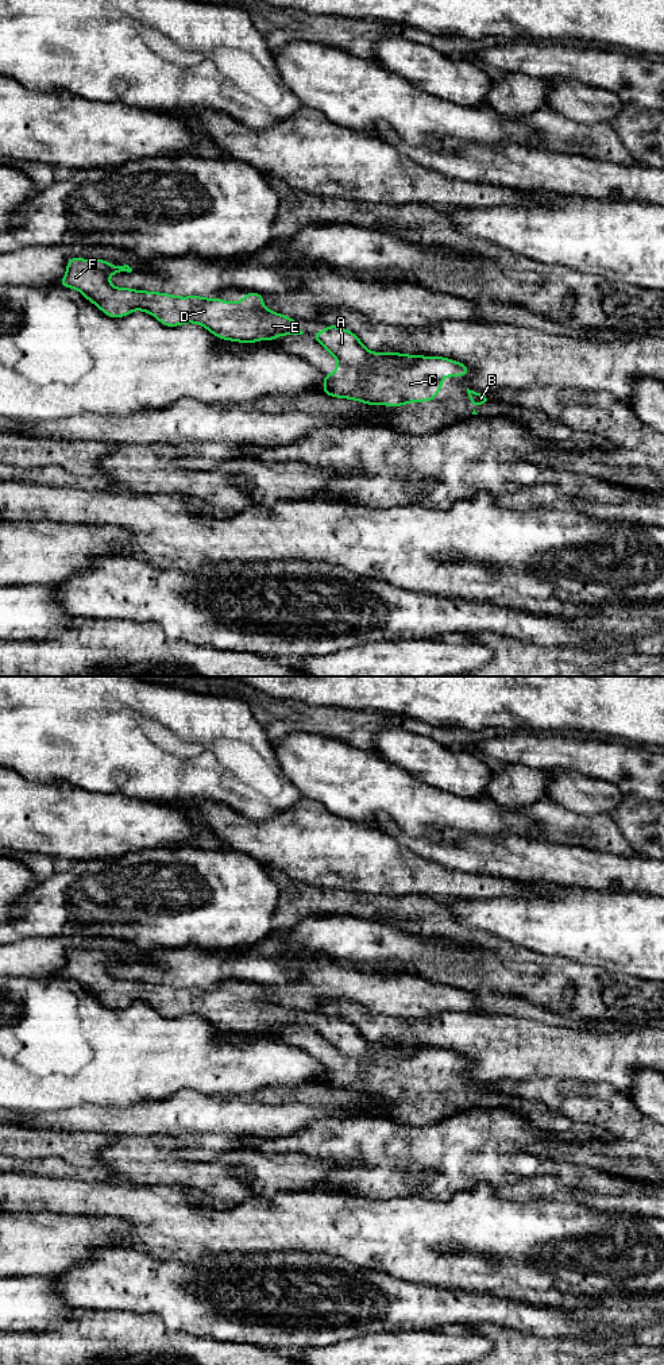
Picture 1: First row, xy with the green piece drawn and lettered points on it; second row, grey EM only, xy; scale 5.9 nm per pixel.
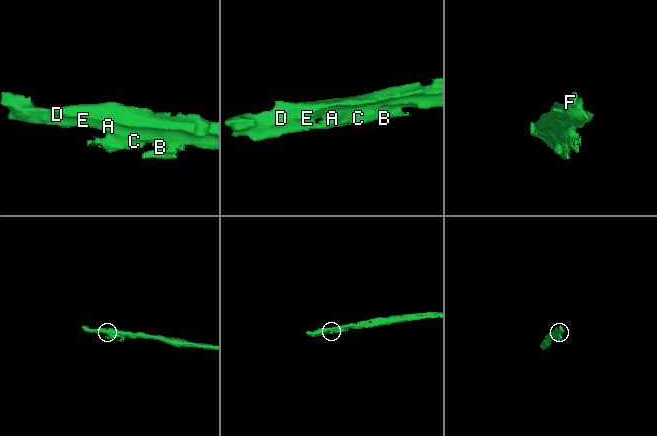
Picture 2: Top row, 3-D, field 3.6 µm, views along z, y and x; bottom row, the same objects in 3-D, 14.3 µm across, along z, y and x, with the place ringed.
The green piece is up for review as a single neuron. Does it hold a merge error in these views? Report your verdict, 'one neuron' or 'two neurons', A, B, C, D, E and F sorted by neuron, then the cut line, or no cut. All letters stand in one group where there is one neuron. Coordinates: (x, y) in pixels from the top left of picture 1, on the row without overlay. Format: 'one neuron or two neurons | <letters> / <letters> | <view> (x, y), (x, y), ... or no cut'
two neurons | A D E F / B C | xy (421, 1047), (410, 1053), (377, 1049), (366, 1059), (336, 1049)

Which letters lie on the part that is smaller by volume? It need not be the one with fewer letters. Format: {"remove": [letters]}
{"remove": ["B", "C"]}

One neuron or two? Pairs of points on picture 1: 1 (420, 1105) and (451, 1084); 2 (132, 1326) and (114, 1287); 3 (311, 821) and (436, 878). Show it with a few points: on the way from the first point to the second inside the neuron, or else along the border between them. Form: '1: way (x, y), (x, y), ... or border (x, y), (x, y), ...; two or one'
1: way (428, 1096), (443, 1092); one
2: border (95, 1308), (151, 1313), (157, 1317); two
3: way (342, 852), (389, 868), (405, 868); one

